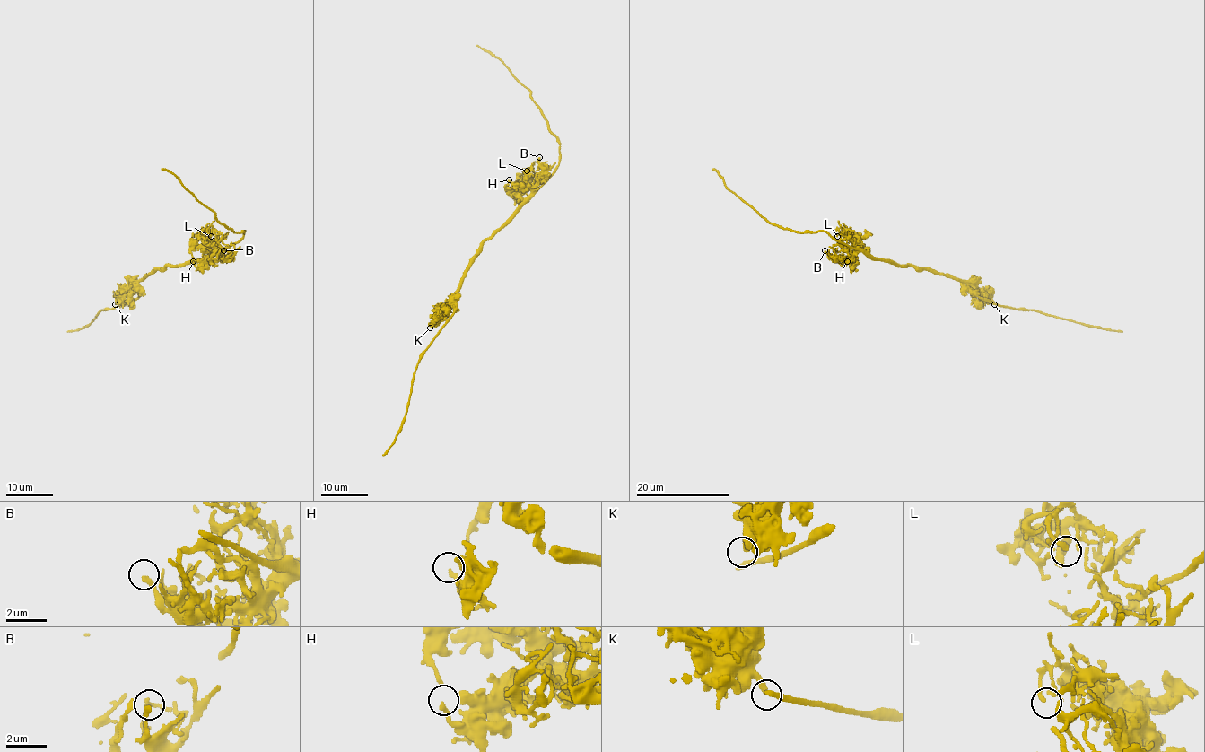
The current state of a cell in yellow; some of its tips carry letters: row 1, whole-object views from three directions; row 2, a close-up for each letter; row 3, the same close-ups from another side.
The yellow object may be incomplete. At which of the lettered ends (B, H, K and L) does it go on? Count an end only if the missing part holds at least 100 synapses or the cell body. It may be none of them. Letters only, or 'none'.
none

